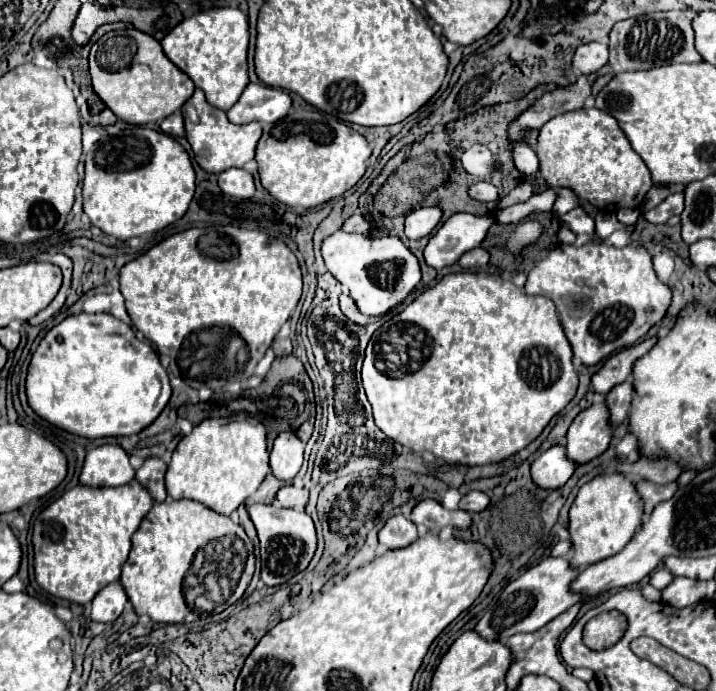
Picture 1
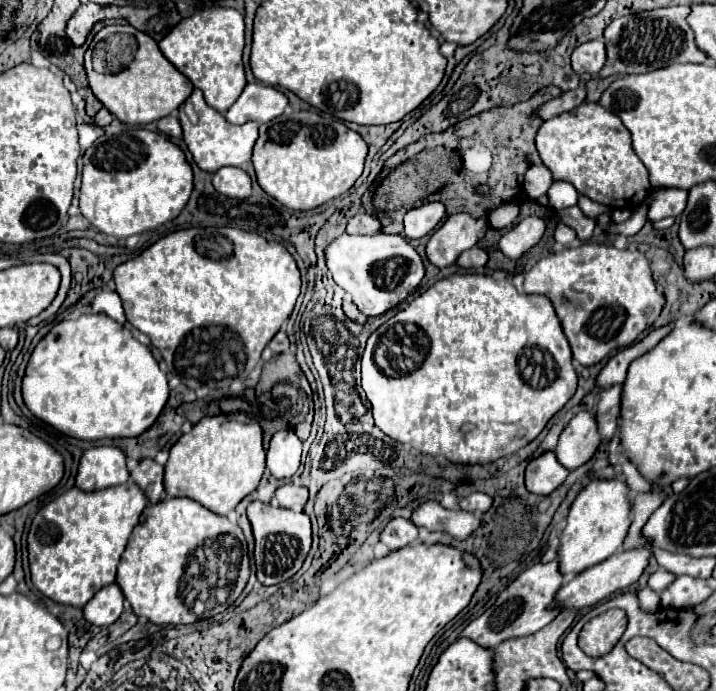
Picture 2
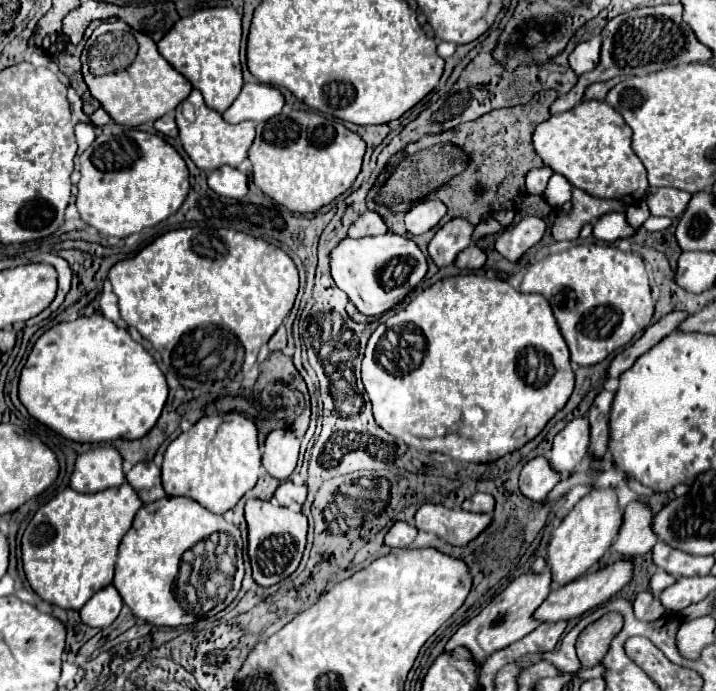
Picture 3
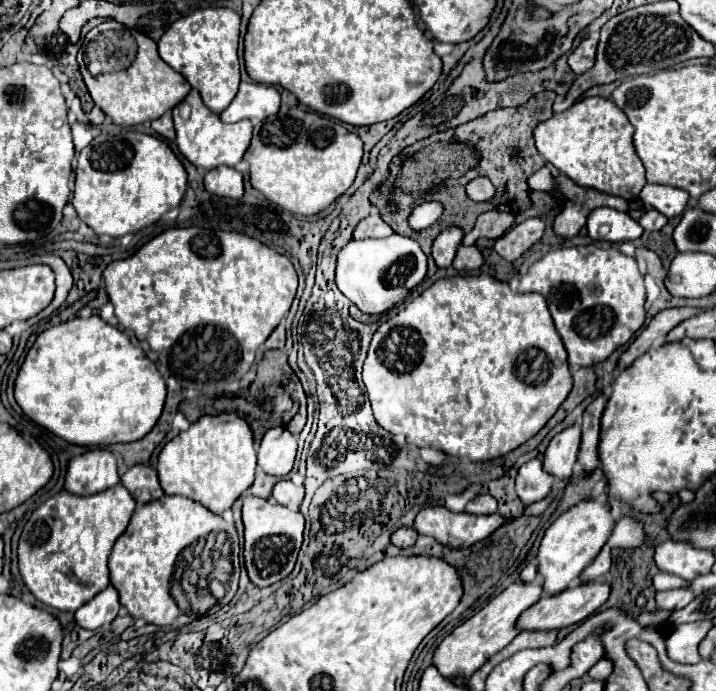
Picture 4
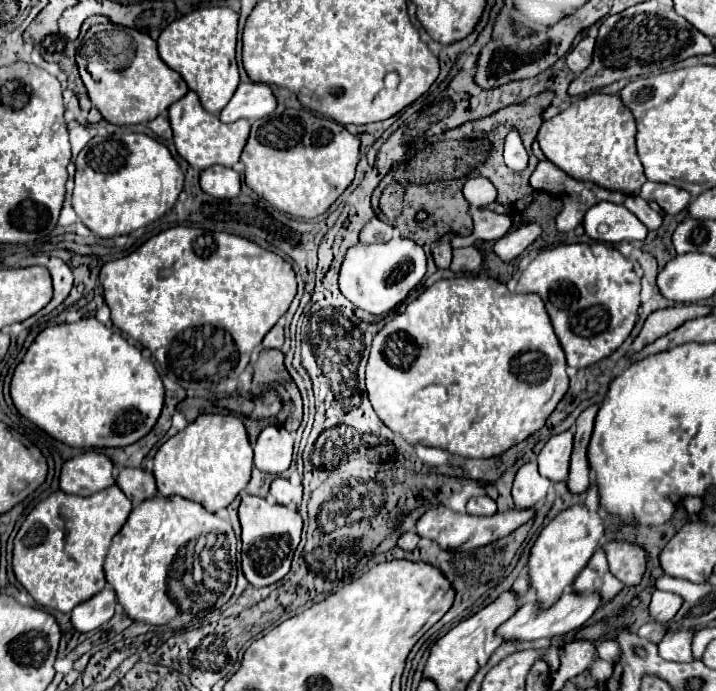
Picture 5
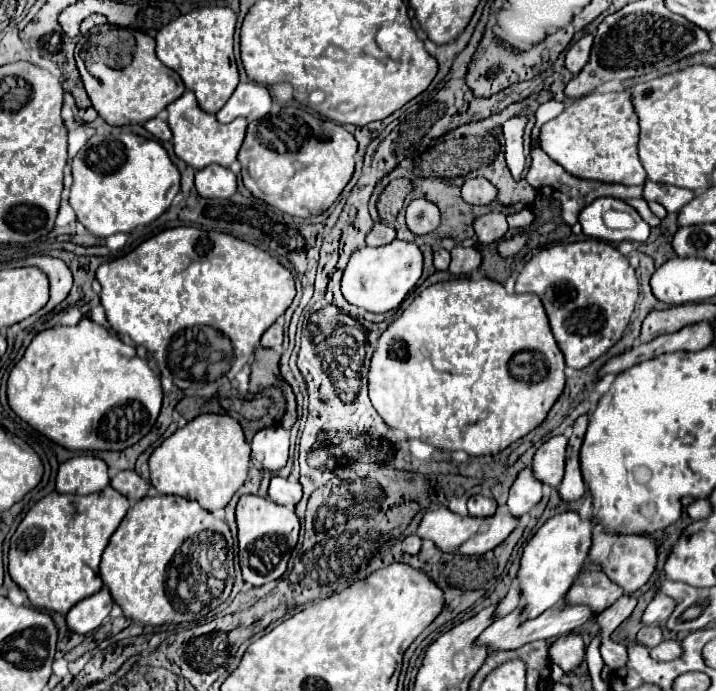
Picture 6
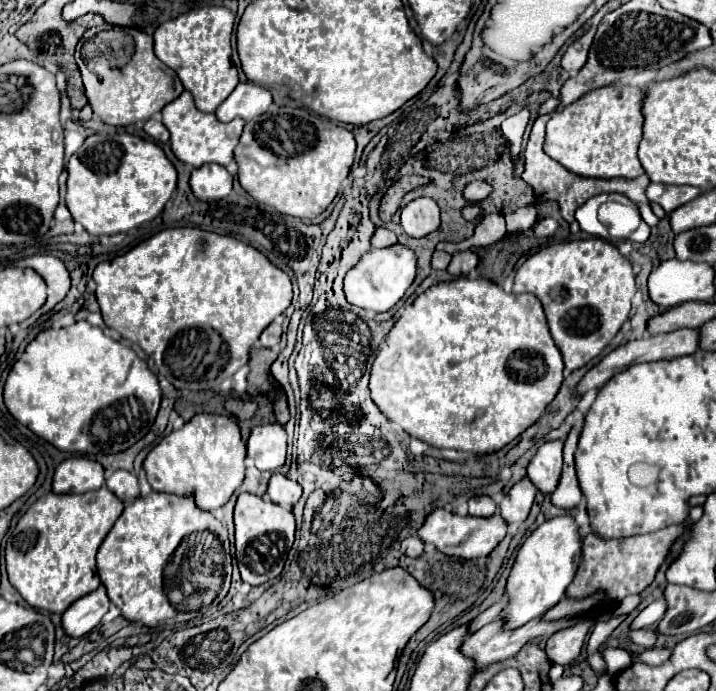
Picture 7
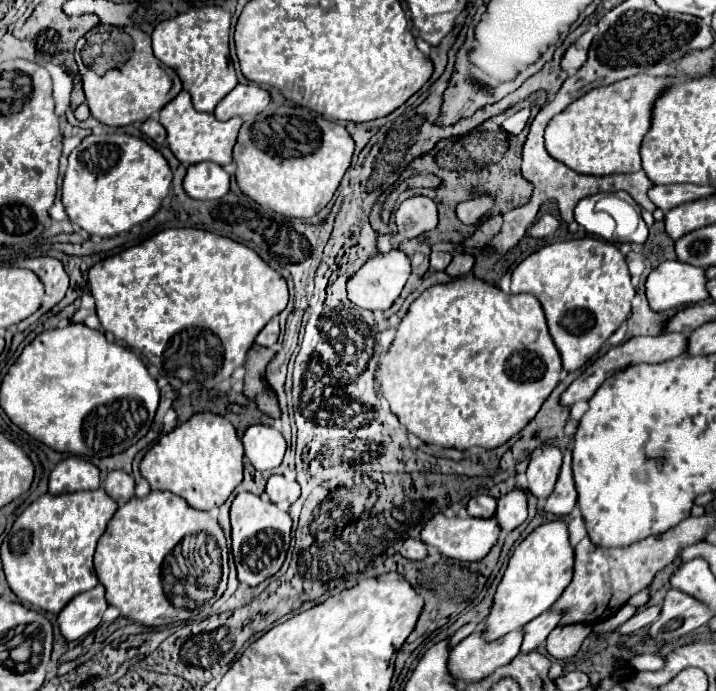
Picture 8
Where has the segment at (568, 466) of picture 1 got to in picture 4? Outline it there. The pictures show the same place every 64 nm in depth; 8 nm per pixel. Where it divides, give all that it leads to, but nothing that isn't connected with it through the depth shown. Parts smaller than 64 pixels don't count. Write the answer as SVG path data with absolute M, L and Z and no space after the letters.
M540 458L528 460L516 476L516 492L524 504L532 504L546 498L552 490L552 484L554 476L544 472L544 464Z

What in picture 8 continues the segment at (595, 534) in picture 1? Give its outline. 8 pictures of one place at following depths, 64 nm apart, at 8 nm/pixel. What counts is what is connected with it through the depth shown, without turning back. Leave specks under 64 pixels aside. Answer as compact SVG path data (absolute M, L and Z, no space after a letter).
M552 520L530 532L514 550L502 582L498 584L490 616L482 624L486 640L496 640L512 630L522 628L560 598L560 592L572 580L572 544L568 542L568 524L564 520Z

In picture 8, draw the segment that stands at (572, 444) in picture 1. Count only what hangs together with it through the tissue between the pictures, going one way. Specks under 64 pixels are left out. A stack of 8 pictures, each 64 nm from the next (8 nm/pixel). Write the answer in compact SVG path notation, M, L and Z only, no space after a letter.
M544 446L544 450L530 460L526 476L528 476L528 492L538 496L538 502L544 504L544 500L552 494L552 488L558 480L562 466L562 450L558 446Z

